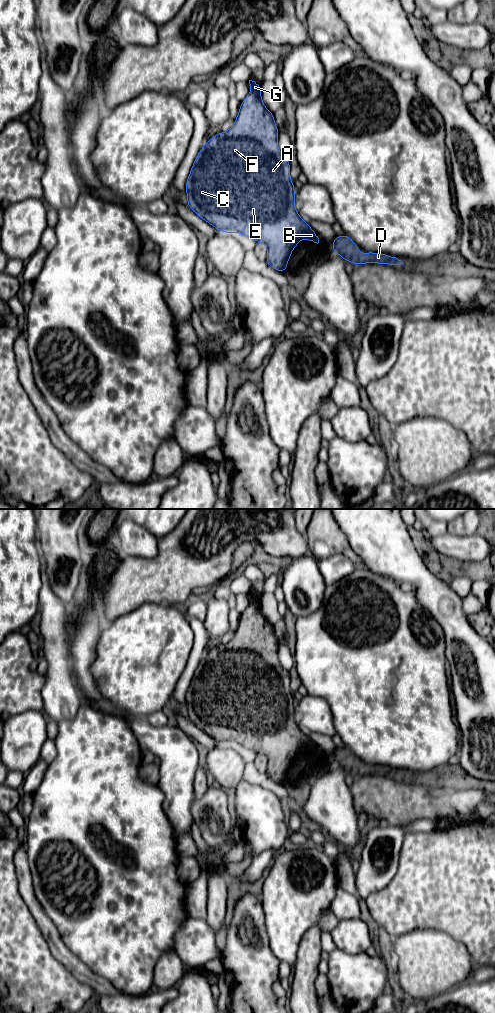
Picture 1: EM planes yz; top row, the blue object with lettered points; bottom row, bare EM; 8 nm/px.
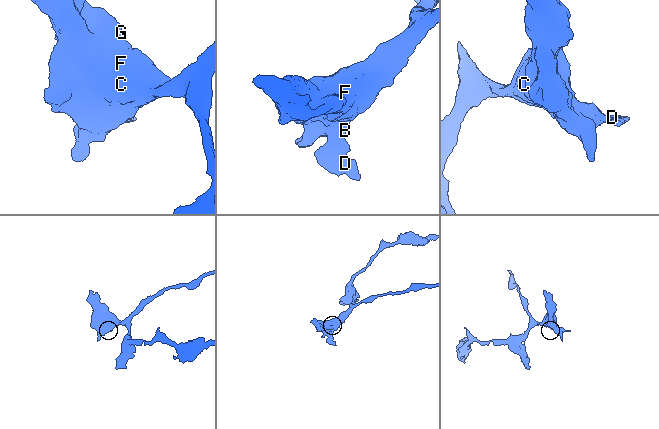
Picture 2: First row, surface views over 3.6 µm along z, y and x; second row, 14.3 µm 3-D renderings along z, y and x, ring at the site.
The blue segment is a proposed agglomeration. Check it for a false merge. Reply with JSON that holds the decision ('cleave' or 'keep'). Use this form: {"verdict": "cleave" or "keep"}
{"verdict": "keep"}

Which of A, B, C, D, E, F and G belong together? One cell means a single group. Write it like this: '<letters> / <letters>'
A B C D E F G

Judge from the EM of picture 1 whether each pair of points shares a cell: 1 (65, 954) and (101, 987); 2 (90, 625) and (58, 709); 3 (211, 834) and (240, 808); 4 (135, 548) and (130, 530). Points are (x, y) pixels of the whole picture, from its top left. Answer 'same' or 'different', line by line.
1: same
2: different
3: different
4: same

